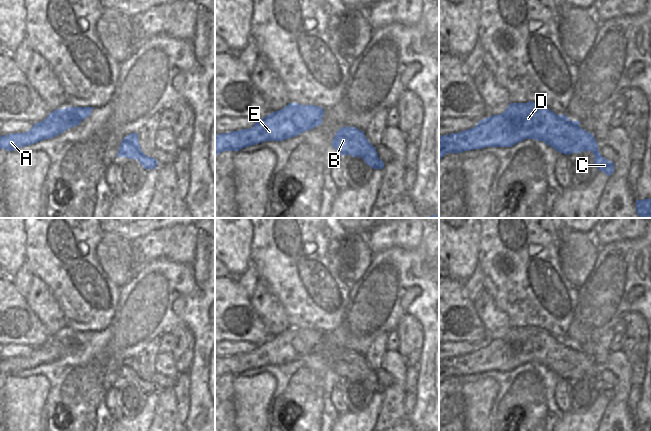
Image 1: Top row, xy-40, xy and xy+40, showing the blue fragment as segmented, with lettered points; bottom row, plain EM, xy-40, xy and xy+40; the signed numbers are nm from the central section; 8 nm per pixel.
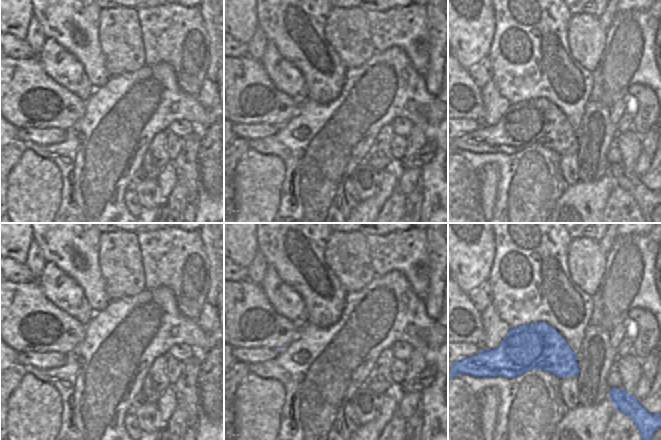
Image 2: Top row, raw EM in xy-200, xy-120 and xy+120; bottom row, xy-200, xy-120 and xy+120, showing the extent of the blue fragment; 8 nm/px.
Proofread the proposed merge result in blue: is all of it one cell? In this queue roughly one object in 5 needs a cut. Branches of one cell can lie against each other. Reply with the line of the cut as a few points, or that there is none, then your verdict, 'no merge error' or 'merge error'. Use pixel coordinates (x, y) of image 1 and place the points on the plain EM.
no cut; no merge error

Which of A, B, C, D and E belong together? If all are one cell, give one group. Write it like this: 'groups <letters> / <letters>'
groups A B C D E

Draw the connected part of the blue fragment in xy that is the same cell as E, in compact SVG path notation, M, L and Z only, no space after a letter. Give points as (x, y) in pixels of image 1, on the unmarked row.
M289 327L283 333L270 337L263 343L256 345L254 350L249 353L215 359L215 379L223 375L237 376L245 371L257 369L265 365L283 365L295 361L321 349L323 340L324 333L321 331Z

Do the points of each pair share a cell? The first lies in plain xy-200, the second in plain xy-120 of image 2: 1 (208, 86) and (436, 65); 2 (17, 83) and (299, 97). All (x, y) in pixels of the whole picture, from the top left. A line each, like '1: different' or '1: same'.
1: same
2: different

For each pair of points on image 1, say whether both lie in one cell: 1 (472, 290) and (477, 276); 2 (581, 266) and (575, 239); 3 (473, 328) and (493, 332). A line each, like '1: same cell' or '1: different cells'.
1: same cell
2: same cell
3: different cells

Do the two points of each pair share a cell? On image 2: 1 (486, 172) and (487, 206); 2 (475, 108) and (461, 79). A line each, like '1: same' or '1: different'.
1: same
2: same

